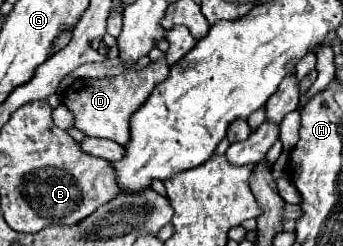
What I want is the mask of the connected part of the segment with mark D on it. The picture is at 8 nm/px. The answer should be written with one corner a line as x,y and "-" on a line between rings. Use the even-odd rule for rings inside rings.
165,59
151,61
141,71
125,71
117,77
103,79
77,79
69,89
63,91
63,105
73,113
73,127
87,137
101,137
125,145
129,141
129,117
147,101
157,83
169,75

